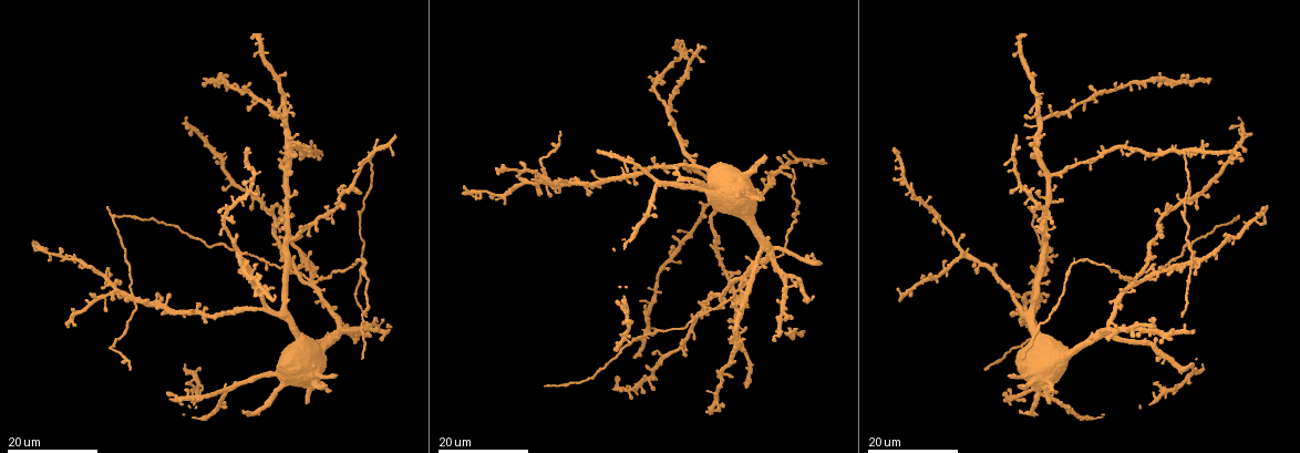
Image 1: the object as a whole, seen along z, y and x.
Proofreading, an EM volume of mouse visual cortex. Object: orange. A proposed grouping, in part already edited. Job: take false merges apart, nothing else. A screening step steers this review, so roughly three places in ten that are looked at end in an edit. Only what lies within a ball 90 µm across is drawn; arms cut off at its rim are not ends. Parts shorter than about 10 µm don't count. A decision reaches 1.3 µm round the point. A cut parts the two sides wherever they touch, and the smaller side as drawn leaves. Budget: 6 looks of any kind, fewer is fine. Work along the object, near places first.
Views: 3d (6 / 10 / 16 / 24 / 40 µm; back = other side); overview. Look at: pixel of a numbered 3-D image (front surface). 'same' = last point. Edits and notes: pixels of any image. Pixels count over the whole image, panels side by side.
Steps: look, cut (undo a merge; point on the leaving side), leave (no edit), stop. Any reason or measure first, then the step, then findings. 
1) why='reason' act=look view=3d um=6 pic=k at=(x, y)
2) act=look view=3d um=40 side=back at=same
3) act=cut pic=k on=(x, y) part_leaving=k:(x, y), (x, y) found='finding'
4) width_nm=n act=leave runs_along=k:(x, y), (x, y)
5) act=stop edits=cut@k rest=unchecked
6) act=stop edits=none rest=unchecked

act=look view=3d um=16 pic=1 at=(134, 303)

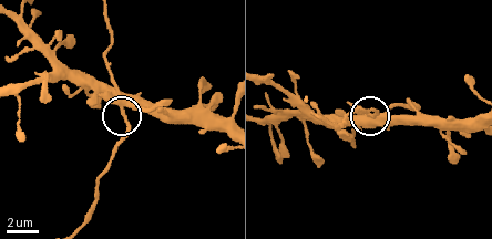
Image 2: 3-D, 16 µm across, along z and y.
act=look view=3d um=6 pic=2 at=(368, 115)

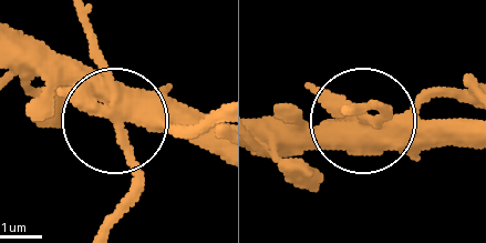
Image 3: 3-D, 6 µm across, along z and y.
width_nm=410 act=leave runs_along=3:(219, 157), (156, 129), (117, 124), (135, 181), (124, 210) found='one neuron here'

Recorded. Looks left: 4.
act=look view=3d um=24 pic=1 at=(960, 253)

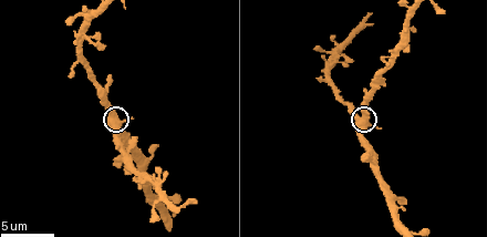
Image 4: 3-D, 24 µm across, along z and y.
why='closer look' act=look view=3d um=10 pic=4 at=(114, 127)

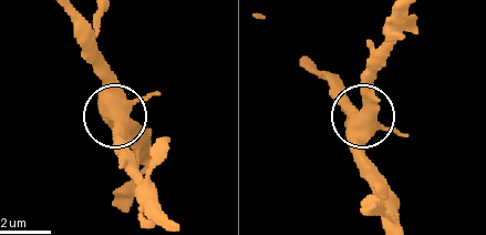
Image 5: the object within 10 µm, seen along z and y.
act=leave found='continuous, no second neuron'

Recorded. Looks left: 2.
act=look view=3d um=24 pic=1 at=(744, 285)

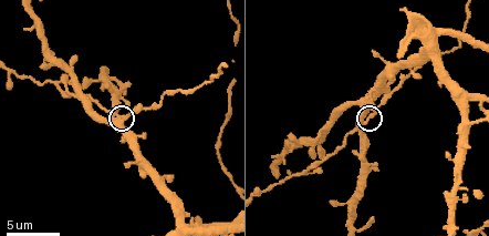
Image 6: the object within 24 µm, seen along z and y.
act=look view=3d um=6 pic=6 at=(371, 112)

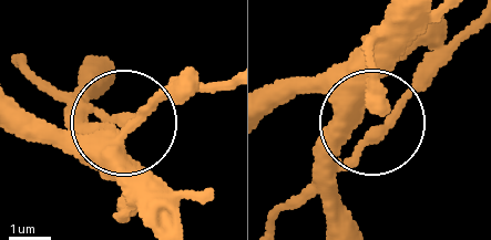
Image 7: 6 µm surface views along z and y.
act=leave found='all the same neuron'

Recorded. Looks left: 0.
act=stop edits=none rest=unchecked

